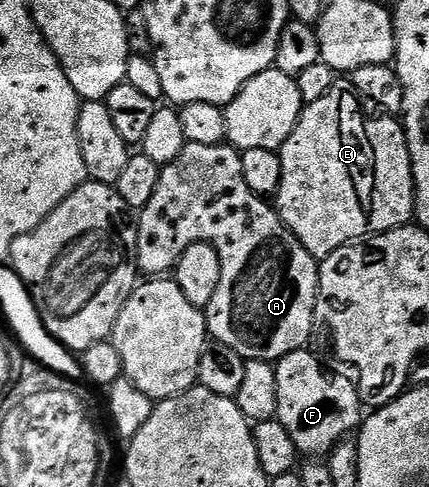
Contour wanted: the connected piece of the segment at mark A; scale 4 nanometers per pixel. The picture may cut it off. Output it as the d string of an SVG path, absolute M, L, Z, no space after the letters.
M186 143L179 159L175 159L170 165L161 166L159 175L159 184L155 186L155 195L151 195L151 203L147 207L139 210L137 222L137 267L142 274L150 278L157 279L162 276L161 257L170 257L176 259L191 247L191 243L207 243L215 247L219 255L221 264L221 274L219 275L219 287L215 287L215 295L211 295L211 303L207 307L207 333L213 341L223 343L231 347L231 351L239 351L239 355L246 361L267 361L276 363L281 358L294 353L296 349L306 348L310 343L309 336L315 333L315 314L317 312L317 274L319 272L318 258L312 257L295 239L293 232L286 227L281 221L281 214L266 198L259 196L251 187L247 187L247 179L243 179L243 163L241 162L241 153L234 149L228 143L220 145L204 145L203 143Z

